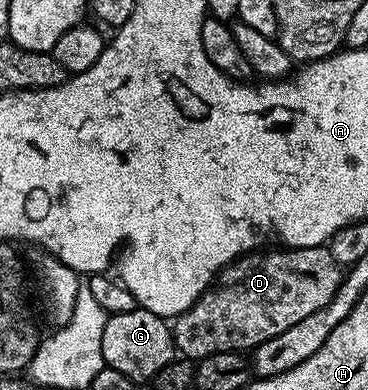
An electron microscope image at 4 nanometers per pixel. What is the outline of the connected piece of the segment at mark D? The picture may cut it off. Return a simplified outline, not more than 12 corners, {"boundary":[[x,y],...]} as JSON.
{"boundary":[[326,246],[248,252],[173,317],[195,362],[324,310]]}

